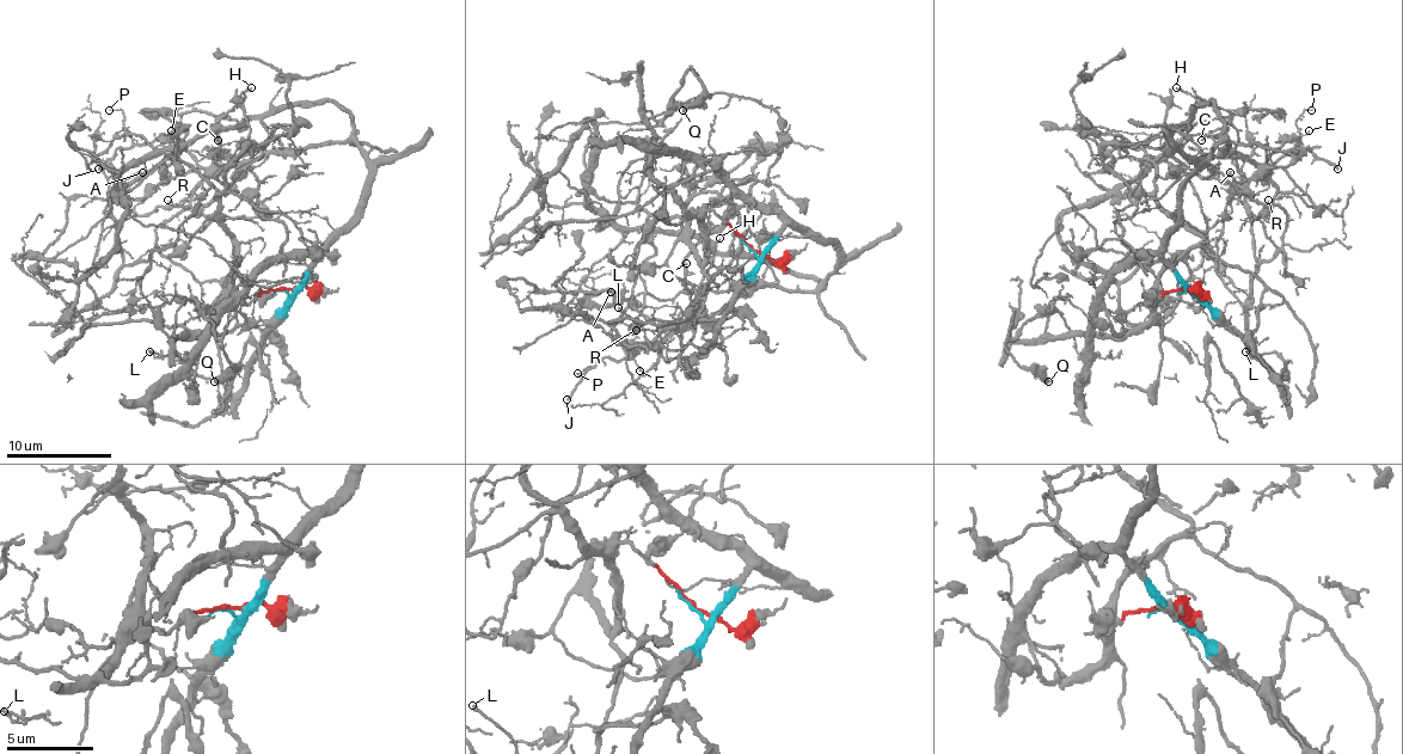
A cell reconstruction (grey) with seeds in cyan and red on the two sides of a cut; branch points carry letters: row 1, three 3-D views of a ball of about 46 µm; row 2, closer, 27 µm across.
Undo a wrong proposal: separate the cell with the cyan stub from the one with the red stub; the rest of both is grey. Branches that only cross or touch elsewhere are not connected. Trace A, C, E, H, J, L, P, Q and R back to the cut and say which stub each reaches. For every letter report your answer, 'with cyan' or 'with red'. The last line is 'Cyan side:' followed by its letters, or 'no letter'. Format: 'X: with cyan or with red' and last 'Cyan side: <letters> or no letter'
A: with red
C: with red
E: with cyan
H: with red
J: with cyan
L: with cyan
P: with cyan
Q: with red
R: with cyan
Cyan side: E, J, L, P, R

